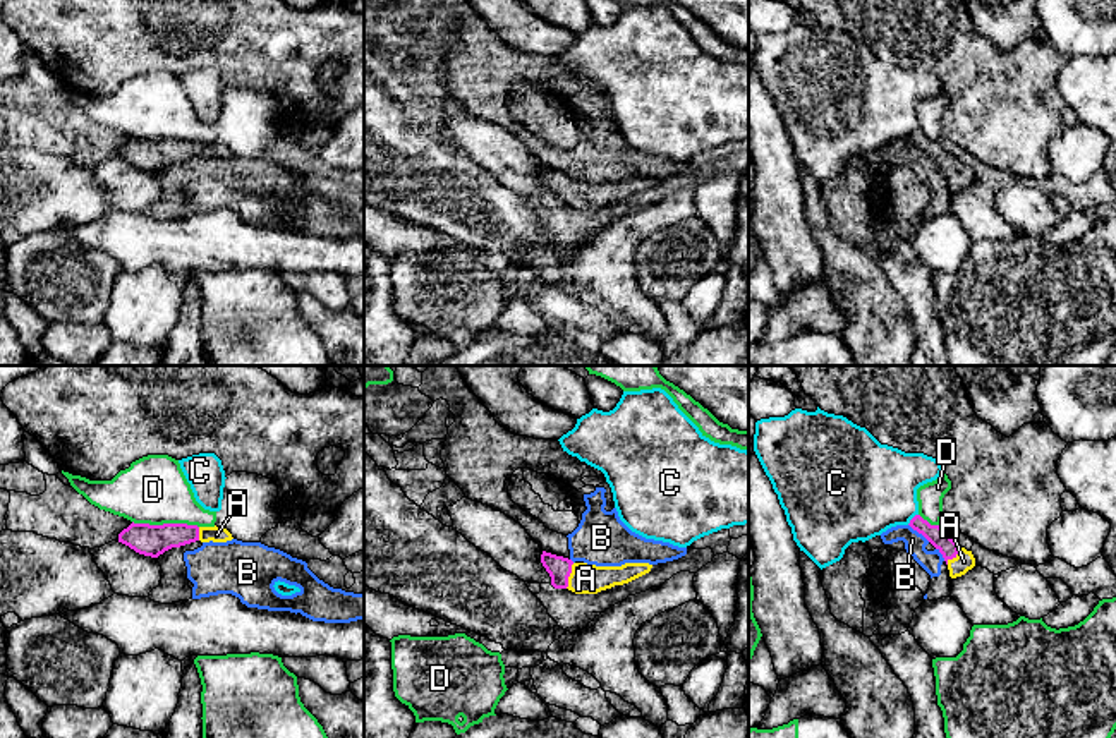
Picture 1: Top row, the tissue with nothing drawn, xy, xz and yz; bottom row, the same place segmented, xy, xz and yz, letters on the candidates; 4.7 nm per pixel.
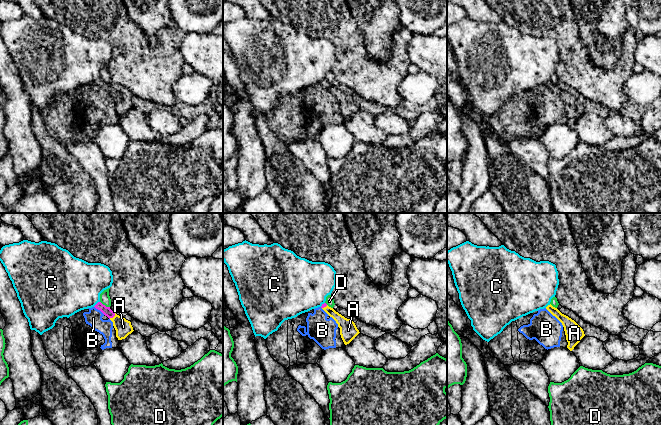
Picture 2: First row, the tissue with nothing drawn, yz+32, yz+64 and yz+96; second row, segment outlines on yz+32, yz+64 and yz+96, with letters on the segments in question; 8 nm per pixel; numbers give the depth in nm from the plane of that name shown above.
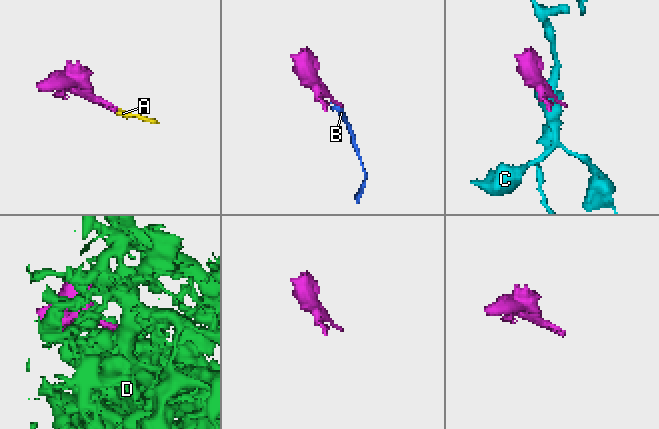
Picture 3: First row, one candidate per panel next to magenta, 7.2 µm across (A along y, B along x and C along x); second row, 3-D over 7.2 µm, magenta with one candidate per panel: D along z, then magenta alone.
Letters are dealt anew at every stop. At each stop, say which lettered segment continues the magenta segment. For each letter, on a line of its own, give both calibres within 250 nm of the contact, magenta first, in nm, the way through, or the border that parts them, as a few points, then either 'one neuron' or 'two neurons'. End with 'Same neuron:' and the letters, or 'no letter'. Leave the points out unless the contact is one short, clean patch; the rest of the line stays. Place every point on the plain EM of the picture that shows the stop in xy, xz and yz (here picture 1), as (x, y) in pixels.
A: 110/140 nm | across xz (558, 182), (569, 191), (586, 194) | one neuron
B: 90/100 nm | along yz (909, 139), (929, 157) | two neurons
C: 90/420 nm | two neurons
D: 150/320 nm | two neurons
Same neuron: A

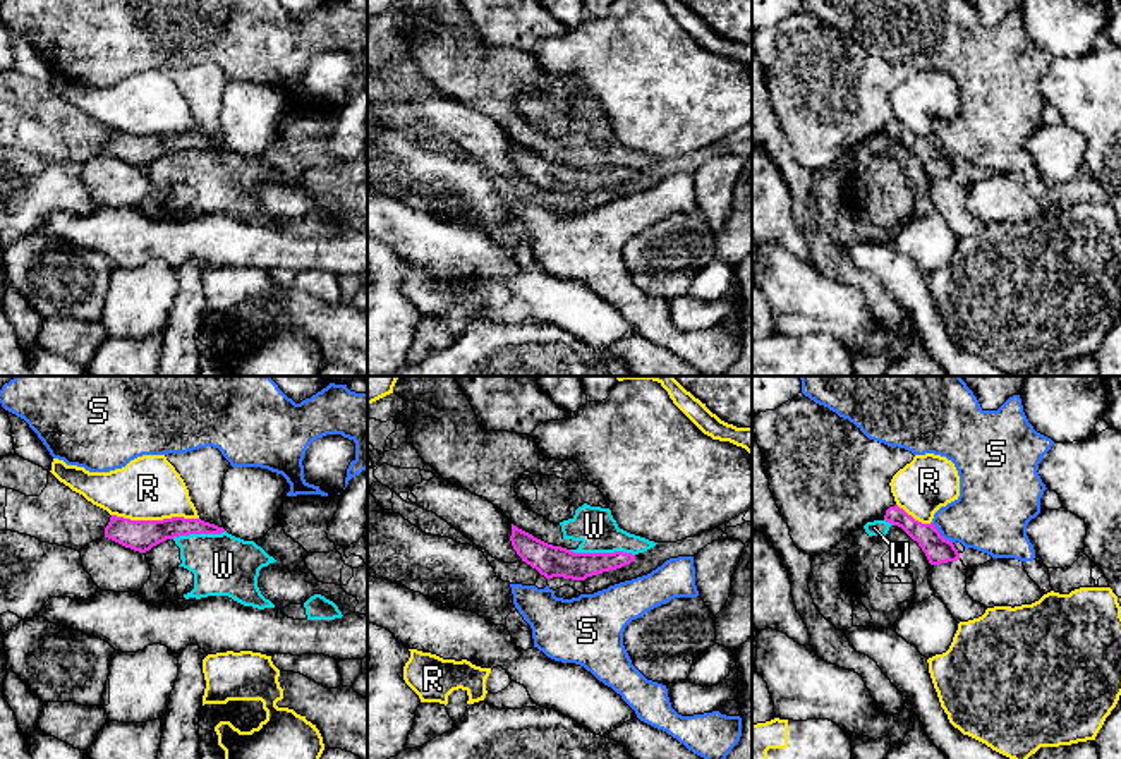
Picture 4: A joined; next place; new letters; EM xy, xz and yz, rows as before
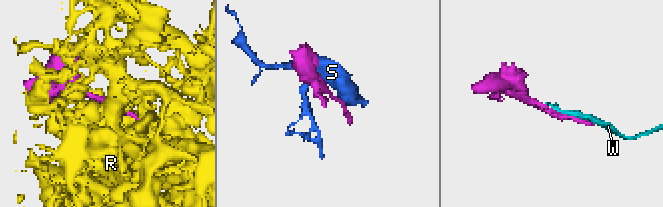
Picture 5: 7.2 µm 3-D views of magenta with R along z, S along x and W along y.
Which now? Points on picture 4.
R: 150/300 nm | two neurons
S: 130/340 nm | along yz (931, 138), (951, 158) | two neurons
W: 150/190 nm | two neurons
Same neuron: no letter

